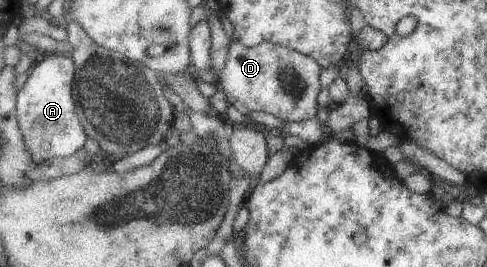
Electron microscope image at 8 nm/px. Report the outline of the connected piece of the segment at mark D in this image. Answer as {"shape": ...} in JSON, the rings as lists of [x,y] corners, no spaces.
{"shape":[[[235,40],[230,44],[227,60],[223,70],[217,76],[217,85],[225,93],[229,104],[235,106],[239,116],[248,116],[250,112],[261,110],[284,121],[306,121],[317,116],[319,112],[318,94],[321,90],[321,66],[313,58],[292,51],[286,46],[263,41],[260,45],[247,48]]]}

